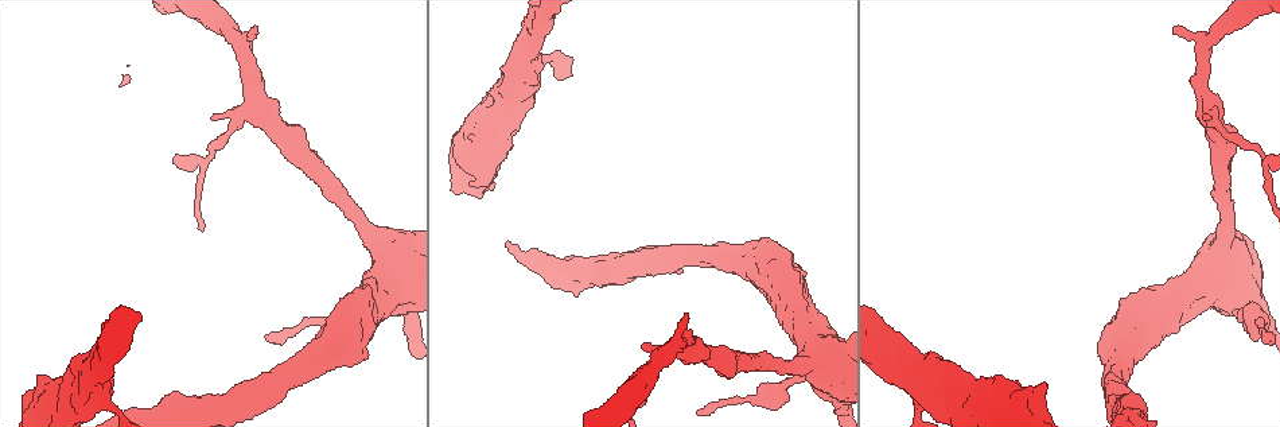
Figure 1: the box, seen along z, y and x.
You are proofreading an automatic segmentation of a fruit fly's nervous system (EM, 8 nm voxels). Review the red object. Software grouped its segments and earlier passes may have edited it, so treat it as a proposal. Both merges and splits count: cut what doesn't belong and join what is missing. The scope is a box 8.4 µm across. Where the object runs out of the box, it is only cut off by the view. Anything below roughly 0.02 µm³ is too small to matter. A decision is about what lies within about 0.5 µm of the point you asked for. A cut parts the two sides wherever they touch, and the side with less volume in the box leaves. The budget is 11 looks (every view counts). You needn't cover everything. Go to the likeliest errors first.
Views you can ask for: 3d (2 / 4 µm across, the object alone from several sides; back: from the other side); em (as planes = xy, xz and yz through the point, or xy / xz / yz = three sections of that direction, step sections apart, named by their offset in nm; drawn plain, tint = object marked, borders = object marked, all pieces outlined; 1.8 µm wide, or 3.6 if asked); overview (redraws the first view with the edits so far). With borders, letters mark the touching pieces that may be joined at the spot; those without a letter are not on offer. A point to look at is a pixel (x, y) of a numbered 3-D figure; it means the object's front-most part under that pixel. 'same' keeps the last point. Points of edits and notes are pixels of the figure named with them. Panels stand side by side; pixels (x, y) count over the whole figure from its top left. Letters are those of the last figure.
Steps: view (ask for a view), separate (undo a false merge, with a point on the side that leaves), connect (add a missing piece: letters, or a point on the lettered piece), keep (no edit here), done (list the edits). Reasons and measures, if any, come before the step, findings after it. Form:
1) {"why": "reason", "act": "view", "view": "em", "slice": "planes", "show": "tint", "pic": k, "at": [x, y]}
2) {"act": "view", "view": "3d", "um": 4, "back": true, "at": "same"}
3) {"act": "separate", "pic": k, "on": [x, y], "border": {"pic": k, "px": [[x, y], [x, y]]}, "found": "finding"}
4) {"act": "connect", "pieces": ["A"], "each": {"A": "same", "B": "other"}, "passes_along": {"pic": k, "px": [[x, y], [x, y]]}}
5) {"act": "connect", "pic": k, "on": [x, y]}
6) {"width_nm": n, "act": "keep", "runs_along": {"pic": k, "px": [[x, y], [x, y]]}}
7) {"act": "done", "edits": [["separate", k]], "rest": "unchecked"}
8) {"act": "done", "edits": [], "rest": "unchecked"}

{"why": "thick end", "act": "view", "view": "em", "um": 3.6, "slice": "planes", "show": "plain", "pic": 1, "at": [1044, 383]}

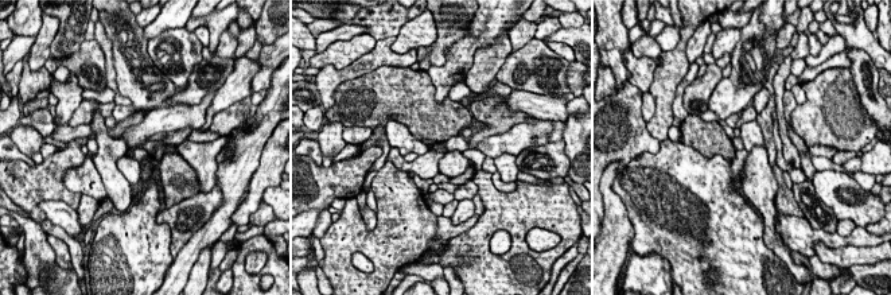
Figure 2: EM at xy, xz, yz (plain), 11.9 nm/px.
{"why": "what lies round it", "act": "view", "view": "em", "um": 3.6, "slice": "planes", "show": "borders", "at": "same"}

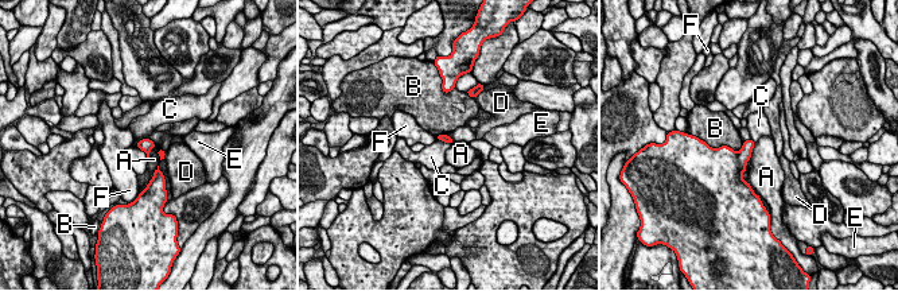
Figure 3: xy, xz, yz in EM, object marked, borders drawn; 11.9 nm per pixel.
{"act": "keep", "each": {"A": "other", "B": "other", "C": "other", "D": "other", "E": "other", "F": "other"}, "border": {"pic": 3, "px": [[446, 134], [454, 142]]}, "found": "none of them fits"}

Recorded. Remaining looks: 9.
{"why": "thin arm on a thick one", "act": "view", "view": "em", "slice": "planes", "show": "borders", "pic": 1, "at": [920, 371]}

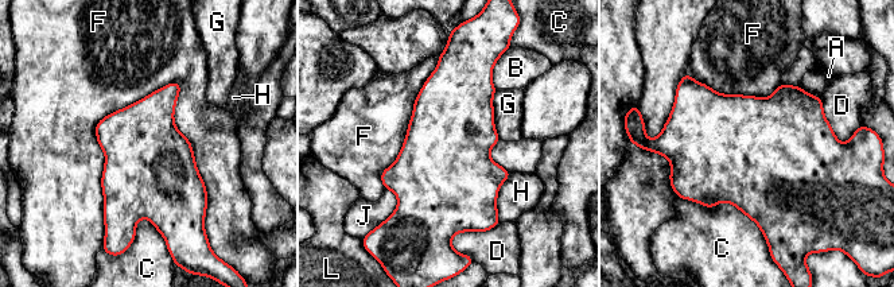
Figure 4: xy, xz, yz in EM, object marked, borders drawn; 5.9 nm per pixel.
{"longest_contact_nm": ["F", 1000], "act": "keep", "each": {"A": "other", "B": "other", "C": "other", "D": "other", "F": "other", "G": "other", "H": "other", "J": "other", "L": "other"}, "border": {"pic": 4, "px": [[178, 81], [97, 123], [104, 229]]}, "found": "continuous, no second cell"}

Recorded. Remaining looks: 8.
{"why": "calibre changes", "act": "view", "view": "3d", "um": 4, "pic": 1, "at": [1225, 241]}

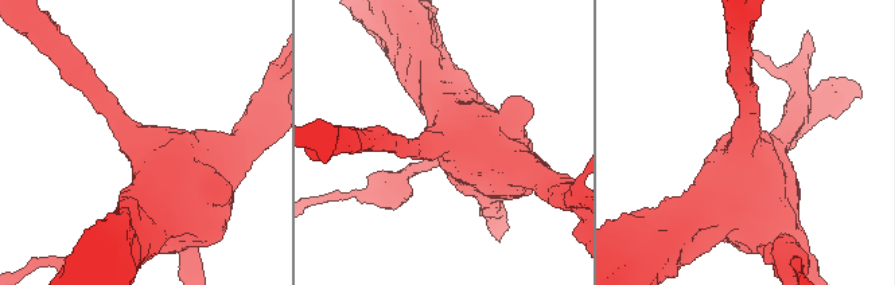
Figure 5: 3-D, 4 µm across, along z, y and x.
{"act": "view", "view": "em", "um": 3.6, "slice": "yz", "step": 16, "show": "tint", "pic": 5, "at": [142, 141]}

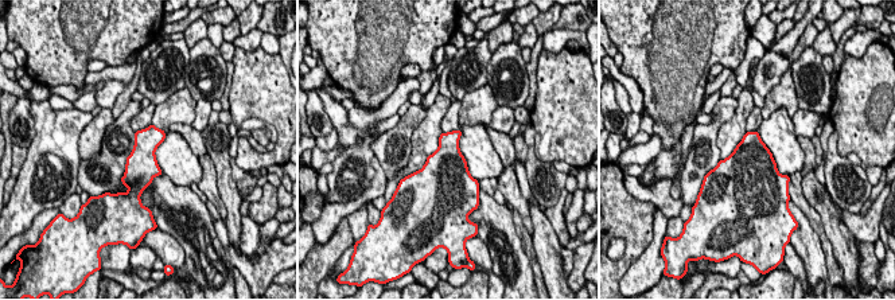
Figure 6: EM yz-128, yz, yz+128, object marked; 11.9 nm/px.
{"act": "view", "view": "em", "um": 3.6, "slice": "planes", "show": "borders", "at": "same"}

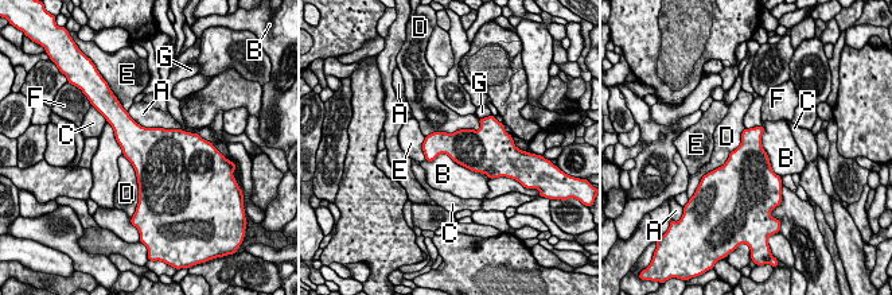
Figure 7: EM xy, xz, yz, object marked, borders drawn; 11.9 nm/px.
{"act": "keep", "each": {"A": "other", "B": "other", "C": "other", "D": "other", "E": "other", "F": "other", "G": "other"}, "border": {"pic": 7, "px": [[425, 159], [447, 154], [486, 174]]}, "found": "one cell here"}

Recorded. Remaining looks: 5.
{"why": "an open end", "act": "view", "view": "em", "slice": "planes", "show": "borders", "pic": 1, "at": [256, 30]}

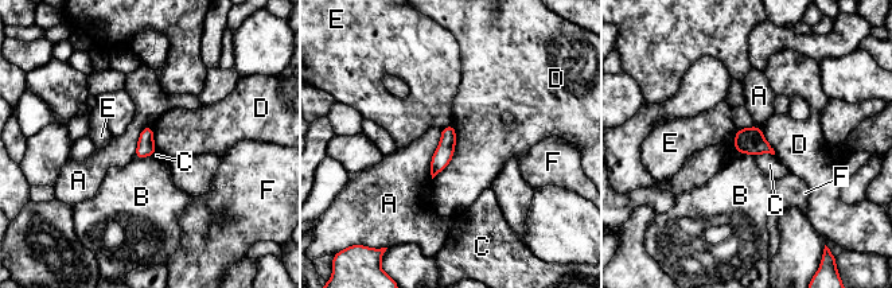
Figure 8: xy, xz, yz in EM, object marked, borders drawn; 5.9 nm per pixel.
{"act": "keep", "each": {"A": "other", "B": "other", "C": "other", "D": "other", "E": "other", "F": "other"}, "border": {"pic": 8, "px": [[452, 124], [452, 159], [432, 179]]}, "found": "none of them fits"}

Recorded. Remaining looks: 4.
{"act": "done", "edits": [], "rest": "unchecked"}

